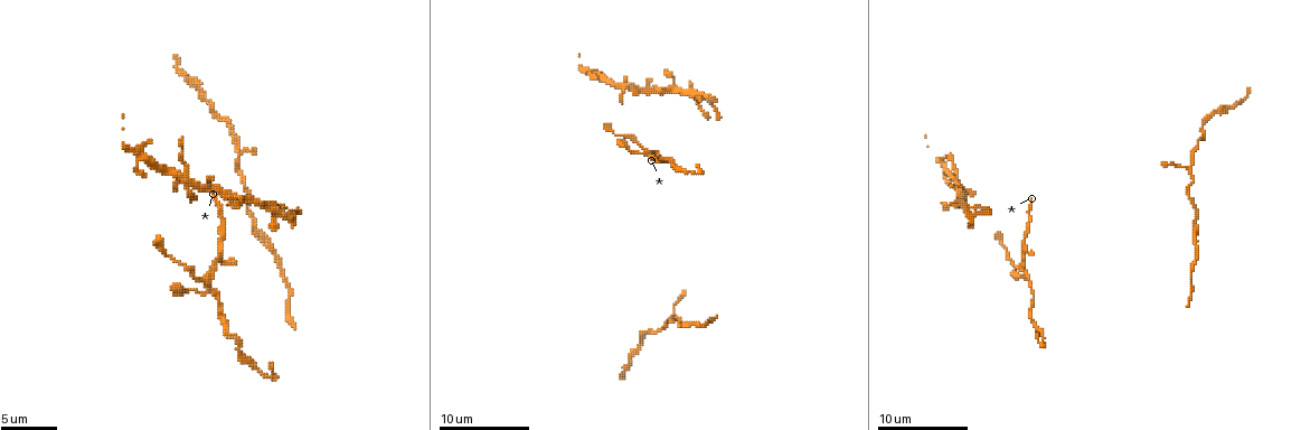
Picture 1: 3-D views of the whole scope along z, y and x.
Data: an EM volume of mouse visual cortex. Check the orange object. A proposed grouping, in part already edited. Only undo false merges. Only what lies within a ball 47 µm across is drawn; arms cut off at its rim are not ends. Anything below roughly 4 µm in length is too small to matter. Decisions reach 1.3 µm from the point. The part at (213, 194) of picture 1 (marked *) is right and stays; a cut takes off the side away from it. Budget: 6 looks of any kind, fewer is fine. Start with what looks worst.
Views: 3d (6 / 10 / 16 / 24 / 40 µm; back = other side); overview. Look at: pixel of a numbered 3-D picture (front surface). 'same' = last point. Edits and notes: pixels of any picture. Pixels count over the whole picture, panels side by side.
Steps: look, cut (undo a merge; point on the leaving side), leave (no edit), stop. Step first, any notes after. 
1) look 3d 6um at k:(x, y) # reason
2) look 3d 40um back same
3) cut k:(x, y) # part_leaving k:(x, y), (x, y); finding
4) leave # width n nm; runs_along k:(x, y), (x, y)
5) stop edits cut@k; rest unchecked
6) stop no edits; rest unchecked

look 3d 10um at 1:(954, 180) # four arms meet

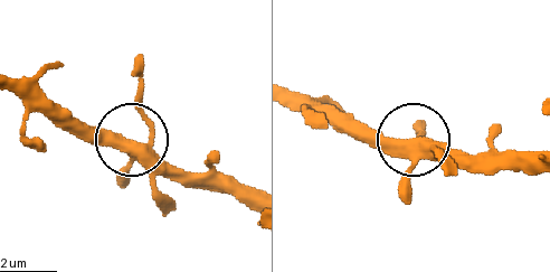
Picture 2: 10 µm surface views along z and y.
leave # arms 4; all the same neuron

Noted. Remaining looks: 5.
look 3d 16um at 1:(1192, 167) # two arms in line, one across

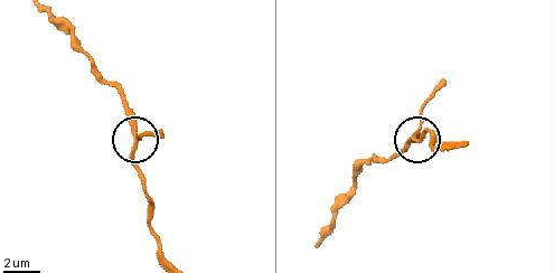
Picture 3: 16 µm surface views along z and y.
look 3d 16um back at 3:(132, 140)

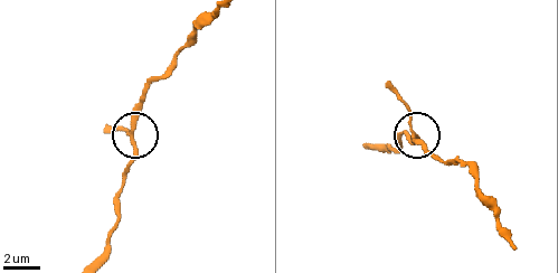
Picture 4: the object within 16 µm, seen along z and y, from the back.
leave # arms 3; all the same neuron

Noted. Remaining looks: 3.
look 3d 16um at 1:(642, 150) # a fork

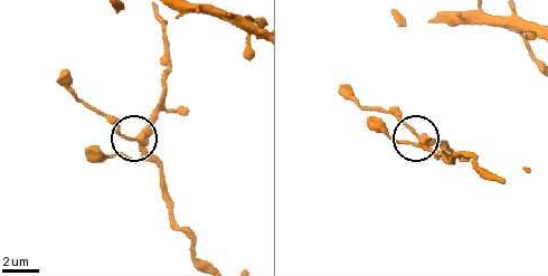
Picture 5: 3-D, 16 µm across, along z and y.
look 3d 16um back at 5:(419, 134)

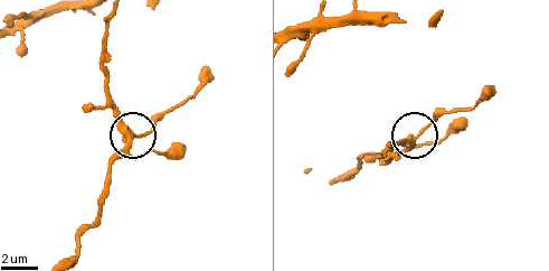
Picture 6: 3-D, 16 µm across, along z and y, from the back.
leave # side_arm 14 um; runs_along 6:(113, 16), (105, 43), (110, 101), (131, 138), (111, 162); all the same neuron

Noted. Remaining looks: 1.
stop no edits; rest unchecked

